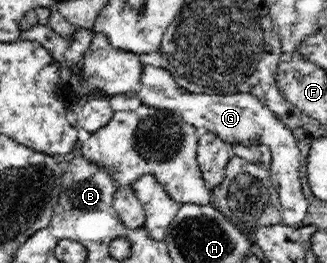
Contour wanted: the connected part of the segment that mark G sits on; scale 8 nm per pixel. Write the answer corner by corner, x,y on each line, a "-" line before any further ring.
144,64
141,68
141,81
137,90
138,99
149,108
160,112
173,113
199,133
210,132
224,143
266,145
270,148
270,171
277,183
279,202
282,208
281,225
292,227
306,217
309,201
301,184
299,169
301,151
298,149
293,131
264,102
250,93
235,93
230,96
217,96
208,93
190,93
178,85
172,74
160,67

